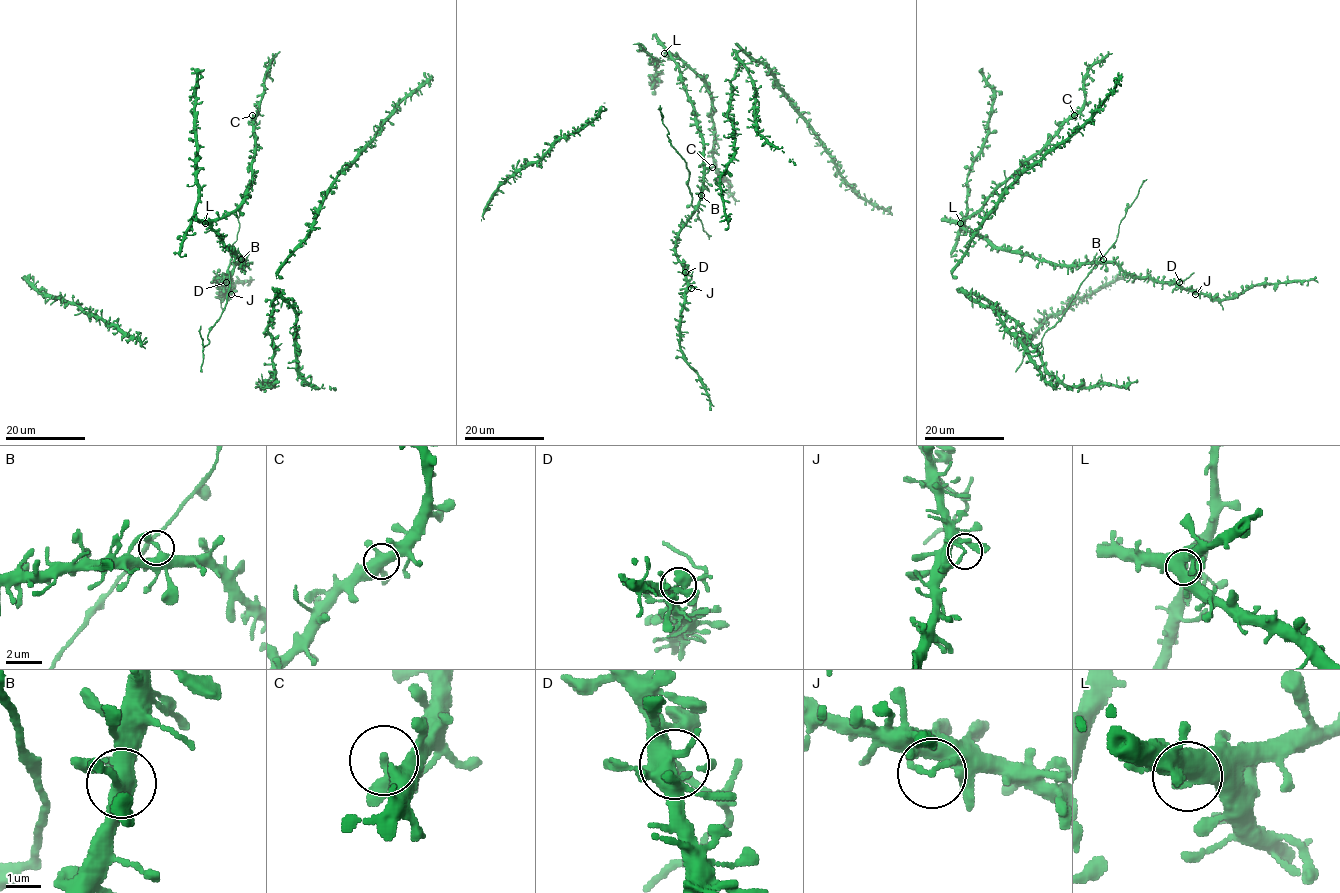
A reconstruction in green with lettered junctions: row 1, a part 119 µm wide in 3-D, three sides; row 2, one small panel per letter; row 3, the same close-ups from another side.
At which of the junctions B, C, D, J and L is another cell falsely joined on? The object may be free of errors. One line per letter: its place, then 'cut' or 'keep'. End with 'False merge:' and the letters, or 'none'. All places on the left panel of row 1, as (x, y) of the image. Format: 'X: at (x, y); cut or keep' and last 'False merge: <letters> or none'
B: at (241, 259); keep
C: at (252, 115); keep
D: at (226, 282); cut
J: at (231, 294); keep
L: at (205, 223); keep
False merge: D

